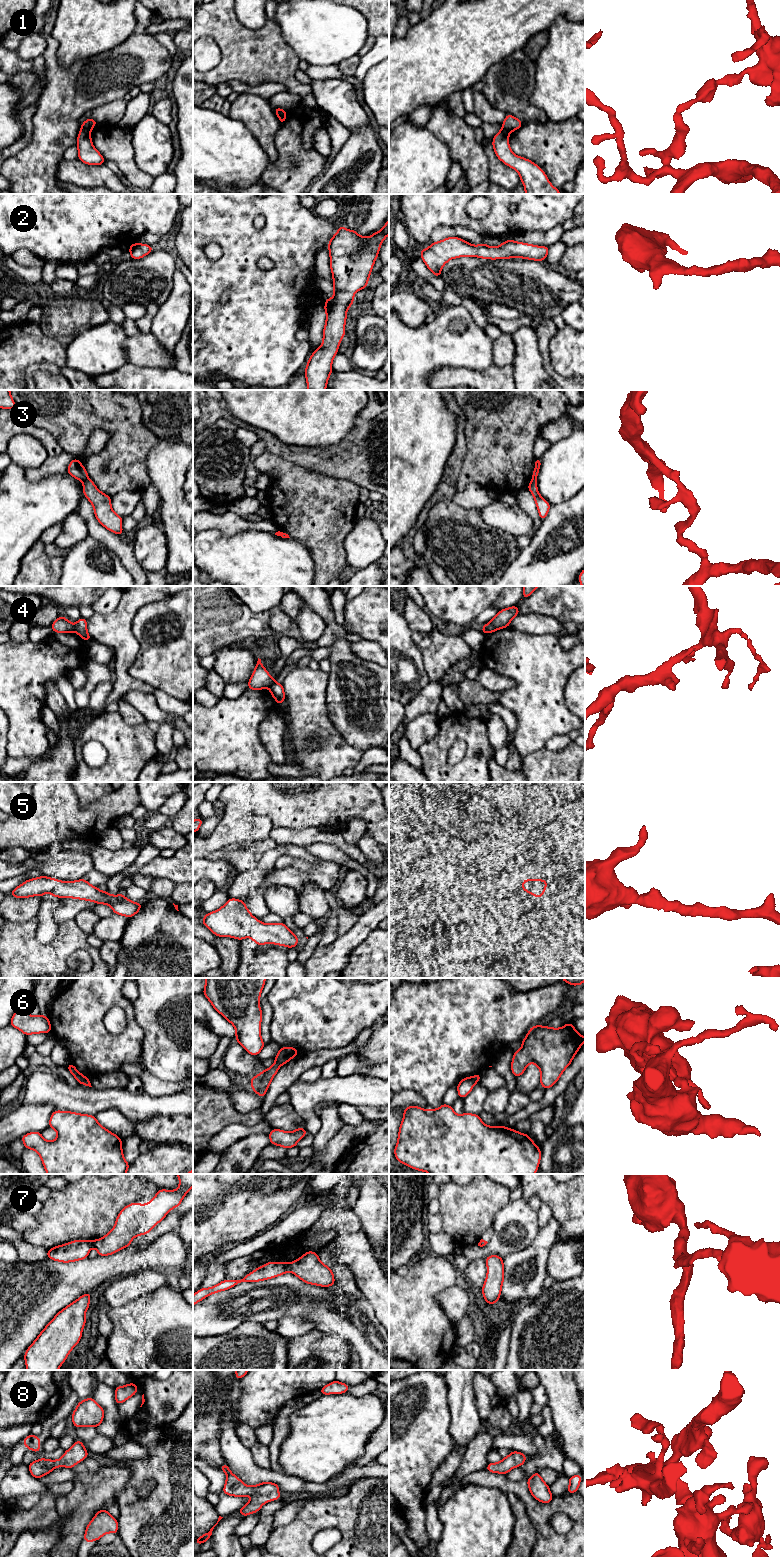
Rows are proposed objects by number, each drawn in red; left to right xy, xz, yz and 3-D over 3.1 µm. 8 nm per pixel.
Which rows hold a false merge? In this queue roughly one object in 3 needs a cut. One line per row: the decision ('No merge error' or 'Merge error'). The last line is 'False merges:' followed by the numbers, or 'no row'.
1: Merge error
2: No merge error
3: Merge error
4: Merge error
5: No merge error
6: Merge error
7: Merge error
8: No merge error
False merges: 1, 3, 4, 6, 7

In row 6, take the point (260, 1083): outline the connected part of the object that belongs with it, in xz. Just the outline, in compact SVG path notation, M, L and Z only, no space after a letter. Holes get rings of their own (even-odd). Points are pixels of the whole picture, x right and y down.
M274 1062L274 1064L266 1070L263 1070L258 1075L250 1079L250 1083L253 1091L261 1097L265 1097L266 1091L280 1068L280 1064Z

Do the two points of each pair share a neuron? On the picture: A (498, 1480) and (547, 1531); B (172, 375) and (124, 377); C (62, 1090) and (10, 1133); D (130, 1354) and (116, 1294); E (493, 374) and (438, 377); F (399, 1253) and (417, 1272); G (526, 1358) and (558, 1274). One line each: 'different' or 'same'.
A: same
B: same
C: different
D: different
E: same
F: different
G: different

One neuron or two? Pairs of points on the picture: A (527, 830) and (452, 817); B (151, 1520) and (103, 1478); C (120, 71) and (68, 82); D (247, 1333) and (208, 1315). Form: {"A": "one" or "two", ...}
{"A": "one", "B": "two", "C": "one", "D": "two"}

